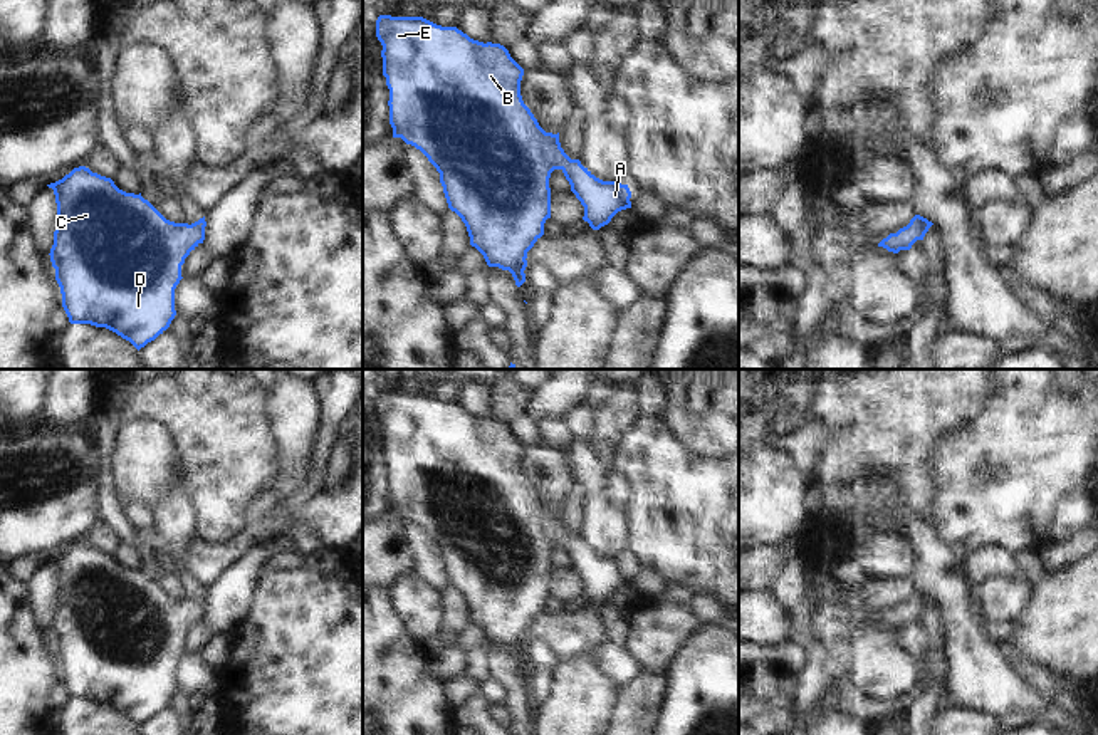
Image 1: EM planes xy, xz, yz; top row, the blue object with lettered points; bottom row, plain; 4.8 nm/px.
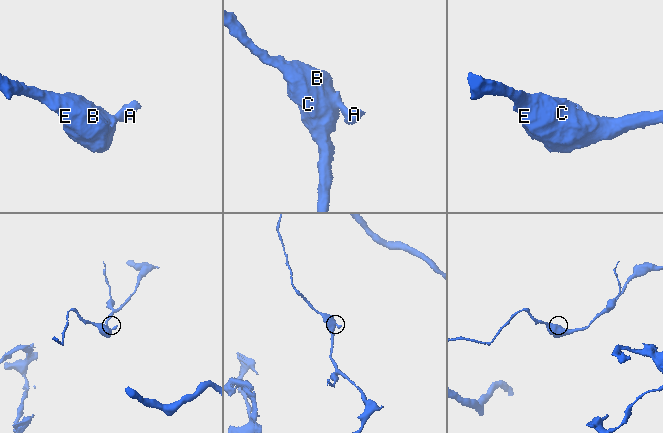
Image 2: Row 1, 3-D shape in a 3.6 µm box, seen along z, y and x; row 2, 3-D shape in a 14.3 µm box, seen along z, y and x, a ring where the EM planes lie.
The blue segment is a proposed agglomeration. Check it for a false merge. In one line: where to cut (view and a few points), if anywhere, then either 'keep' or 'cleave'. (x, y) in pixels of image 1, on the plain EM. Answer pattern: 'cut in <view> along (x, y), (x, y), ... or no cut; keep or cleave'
no cut; keep

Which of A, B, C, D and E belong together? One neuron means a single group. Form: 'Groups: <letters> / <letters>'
Groups: A B C D E.

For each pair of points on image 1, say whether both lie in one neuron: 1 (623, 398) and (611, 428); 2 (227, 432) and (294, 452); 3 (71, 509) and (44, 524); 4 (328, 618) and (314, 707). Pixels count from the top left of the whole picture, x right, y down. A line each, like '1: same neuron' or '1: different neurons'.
1: same neuron
2: different neurons
3: same neuron
4: same neuron

